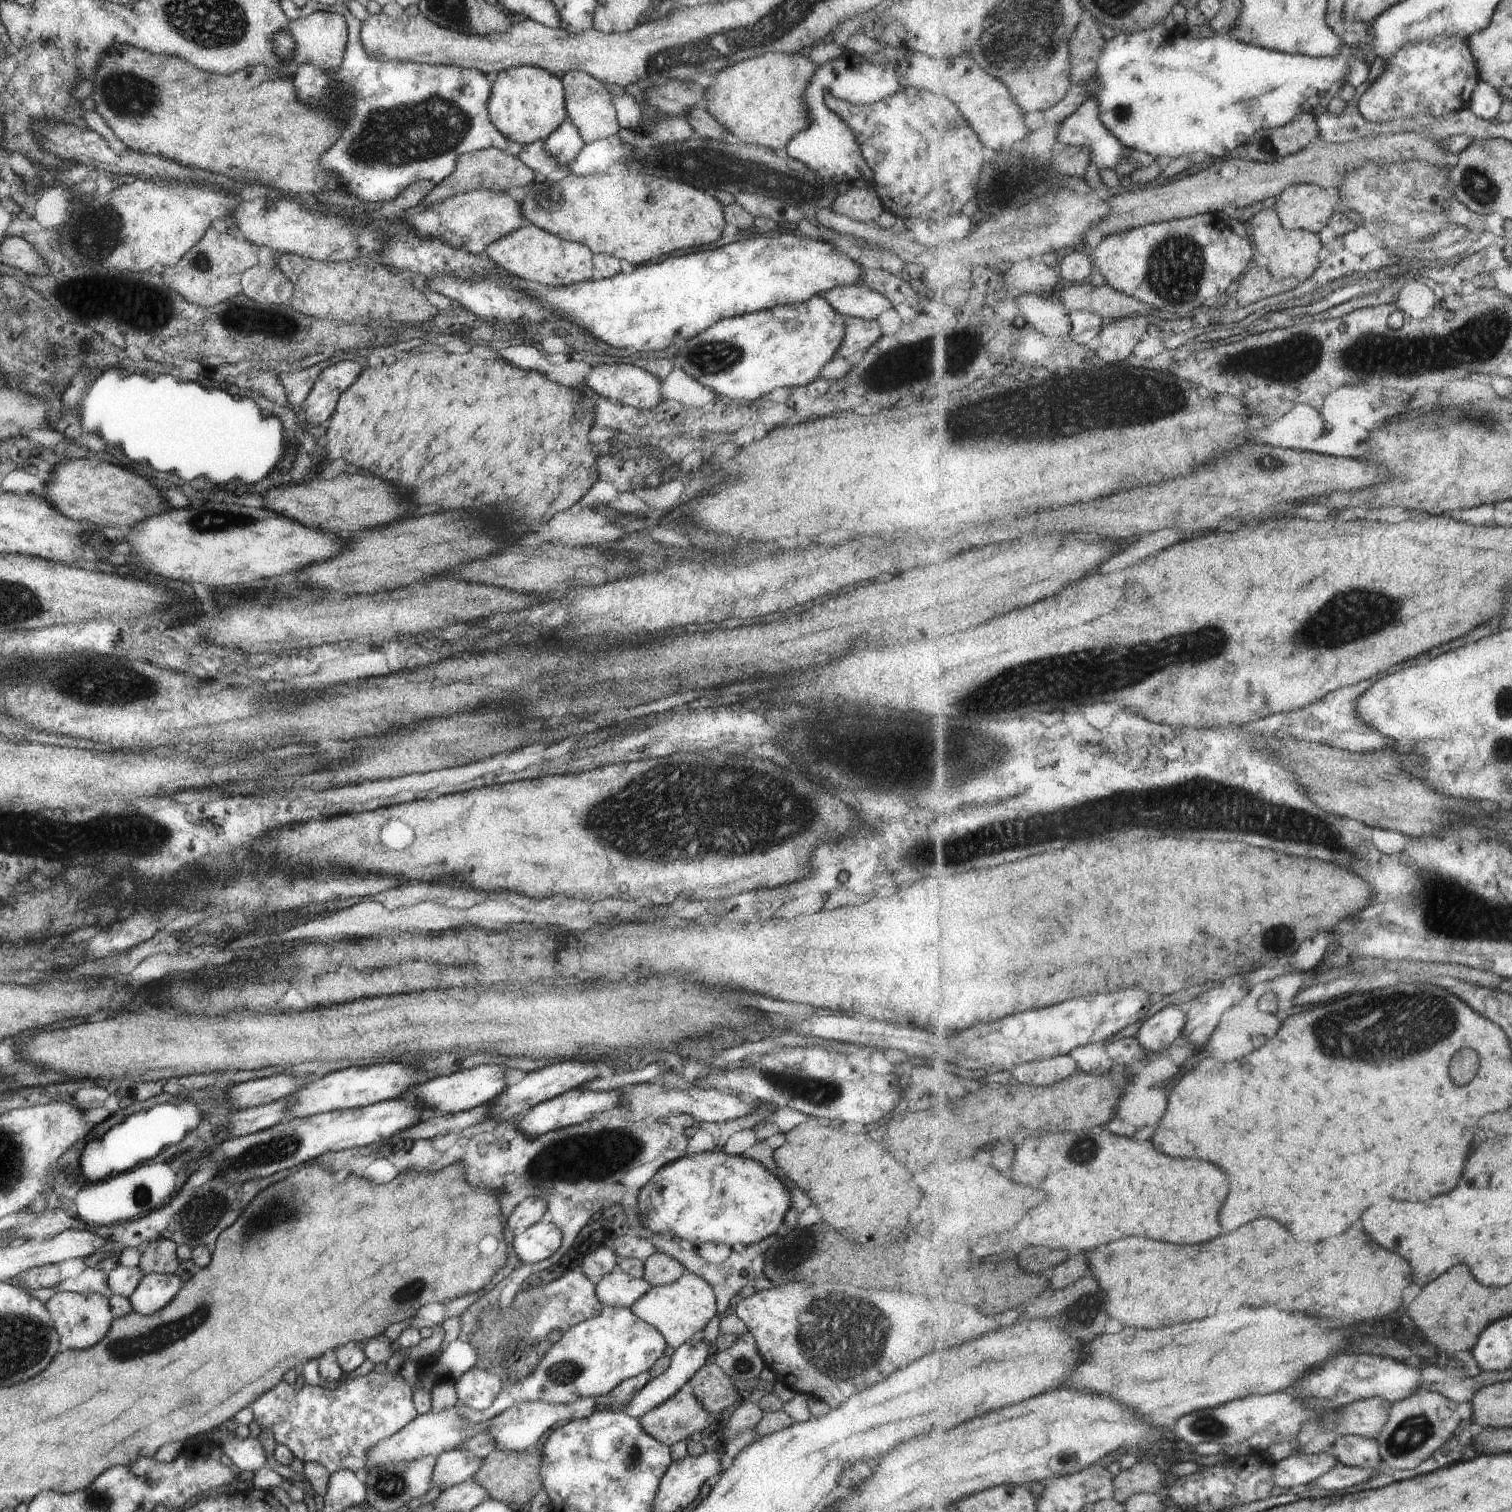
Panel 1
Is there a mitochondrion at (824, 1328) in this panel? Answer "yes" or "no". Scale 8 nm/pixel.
yes

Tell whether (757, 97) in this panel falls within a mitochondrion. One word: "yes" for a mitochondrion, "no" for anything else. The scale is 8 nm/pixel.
no

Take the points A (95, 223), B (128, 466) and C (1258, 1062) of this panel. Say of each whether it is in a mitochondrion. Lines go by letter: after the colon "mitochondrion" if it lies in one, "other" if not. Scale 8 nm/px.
A: mitochondrion
B: other
C: other

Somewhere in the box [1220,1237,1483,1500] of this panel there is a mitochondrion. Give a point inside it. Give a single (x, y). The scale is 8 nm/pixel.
(1408, 1436)

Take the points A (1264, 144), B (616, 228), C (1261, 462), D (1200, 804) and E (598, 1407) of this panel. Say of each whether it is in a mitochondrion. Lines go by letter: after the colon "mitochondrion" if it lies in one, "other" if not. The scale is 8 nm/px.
A: mitochondrion
B: other
C: mitochondrion
D: mitochondrion
E: other

